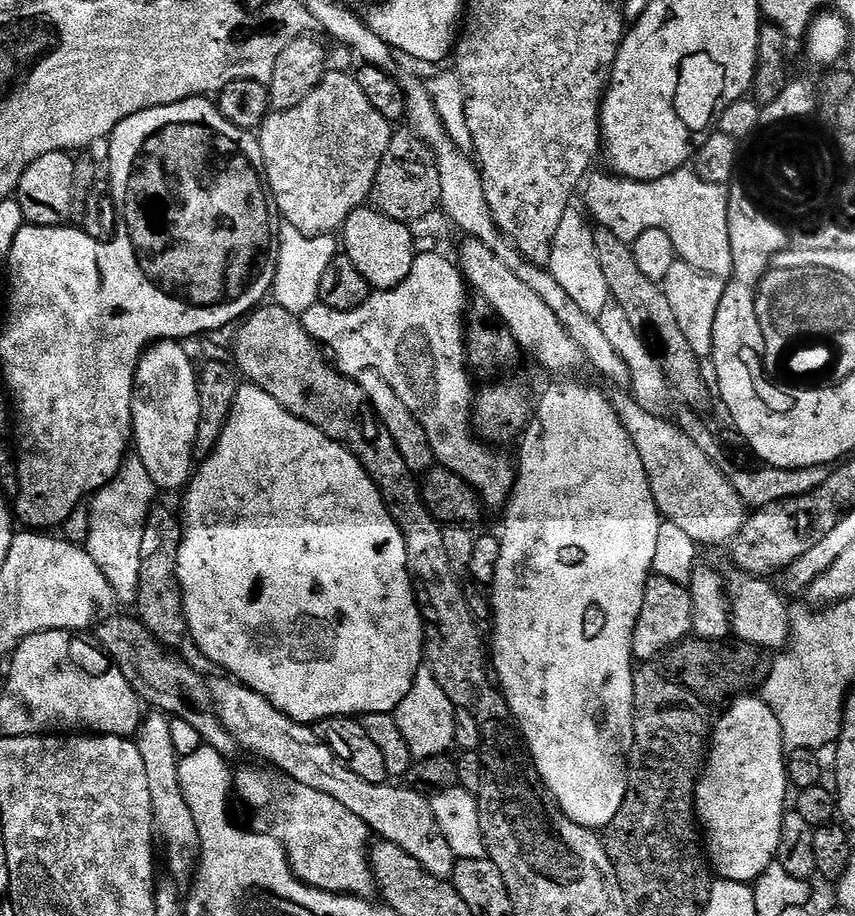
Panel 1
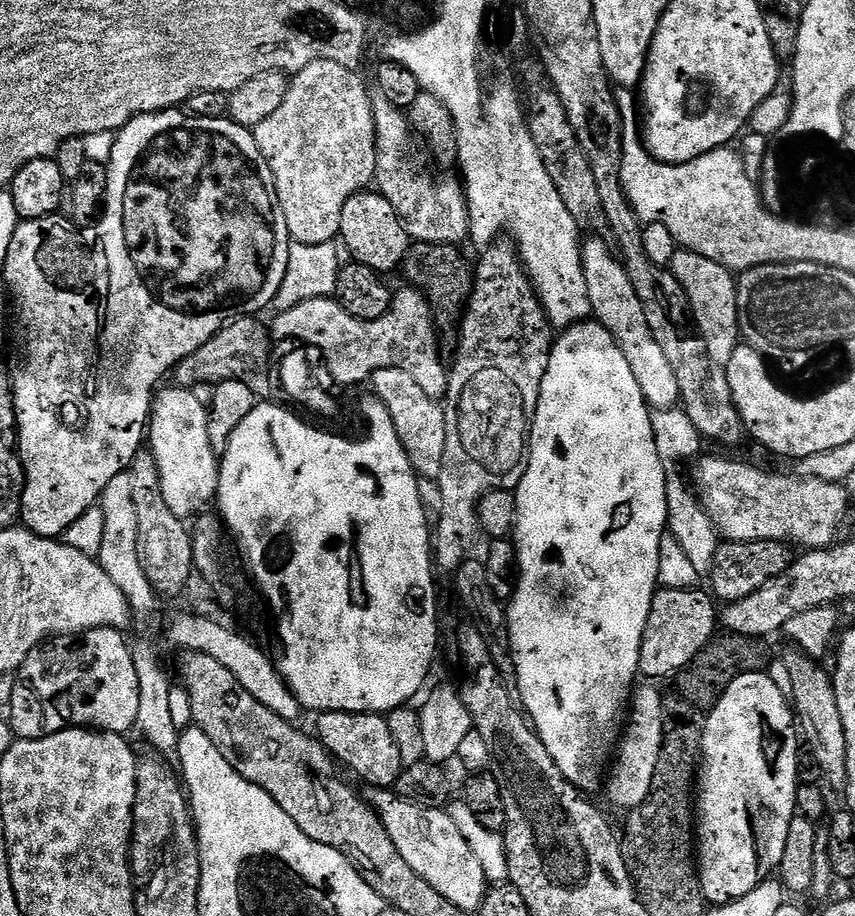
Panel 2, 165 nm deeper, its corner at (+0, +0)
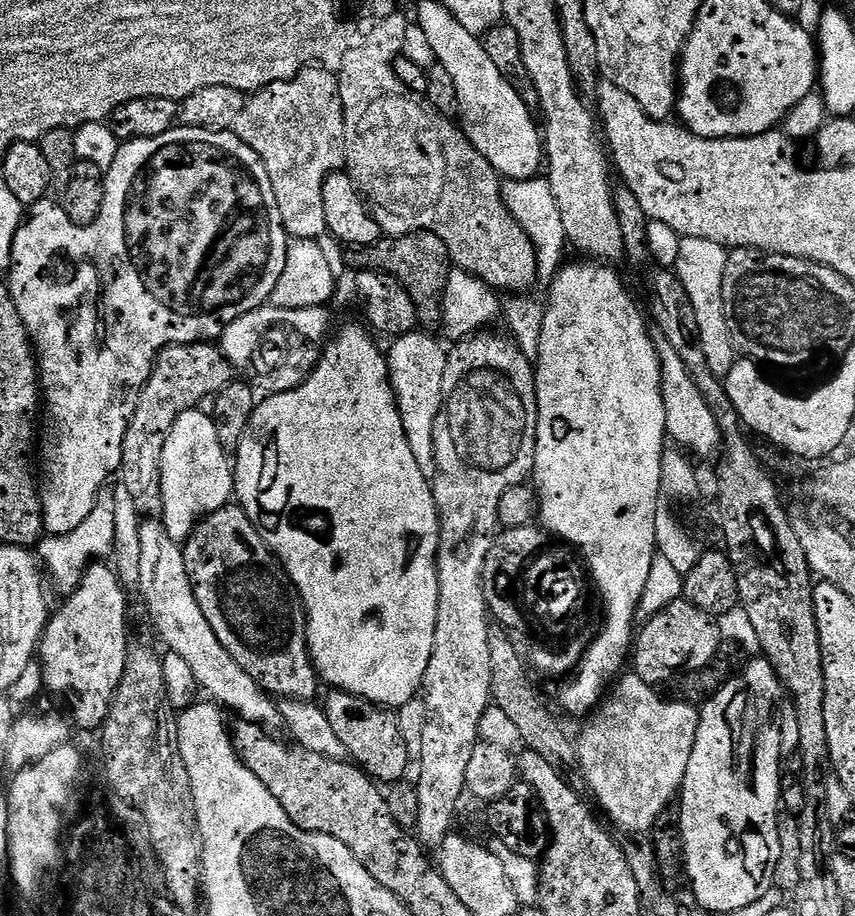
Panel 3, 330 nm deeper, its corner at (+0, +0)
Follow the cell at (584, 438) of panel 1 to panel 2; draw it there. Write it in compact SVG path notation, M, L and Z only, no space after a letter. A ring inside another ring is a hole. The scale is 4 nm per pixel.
M583 322L573 324L572 327L563 329L555 337L552 345L552 353L548 355L548 365L546 366L546 374L540 383L540 393L536 399L536 407L530 416L530 435L528 438L528 451L526 453L526 463L520 474L520 482L514 489L516 498L516 515L514 517L514 591L507 601L506 611L508 613L508 647L510 649L510 664L514 669L516 667L516 688L519 703L522 705L523 711L526 713L527 719L530 721L536 733L540 735L542 746L546 746L546 754L550 754L550 758L554 758L554 762L558 766L558 770L562 770L562 774L575 787L579 788L581 793L592 794L588 792L601 791L602 781L606 776L606 769L610 764L610 757L613 755L614 749L617 747L618 741L622 735L622 725L626 720L626 713L630 708L630 697L634 692L634 685L638 680L640 671L640 643L642 642L642 634L644 627L648 621L650 614L650 606L658 591L658 546L660 545L660 537L668 527L668 508L667 508L667 482L666 464L660 460L658 450L655 449L655 436L652 429L650 409L644 402L642 390L638 390L638 382L634 379L634 372L630 370L630 364L626 362L626 358L622 354L620 347L614 342L614 338L600 324L595 322Z

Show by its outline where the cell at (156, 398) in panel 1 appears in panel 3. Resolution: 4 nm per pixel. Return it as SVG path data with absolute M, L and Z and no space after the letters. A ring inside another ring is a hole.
M193 410L178 417L166 438L166 450L162 450L162 521L164 520L164 532L168 535L165 537L172 542L187 540L204 517L230 503L235 486L233 461L222 442L218 442L218 430L214 430L211 415L204 410Z

